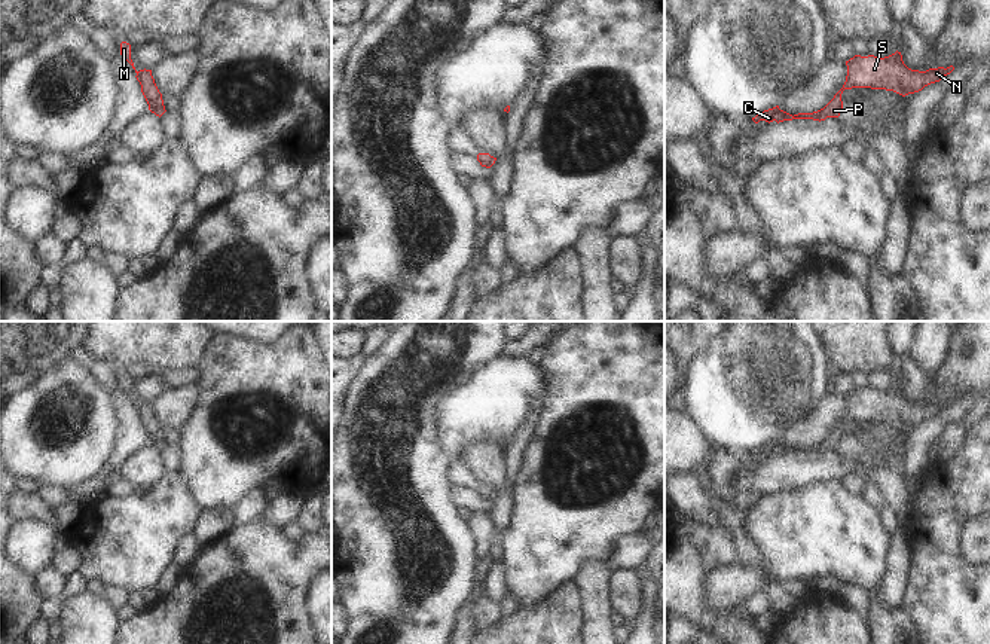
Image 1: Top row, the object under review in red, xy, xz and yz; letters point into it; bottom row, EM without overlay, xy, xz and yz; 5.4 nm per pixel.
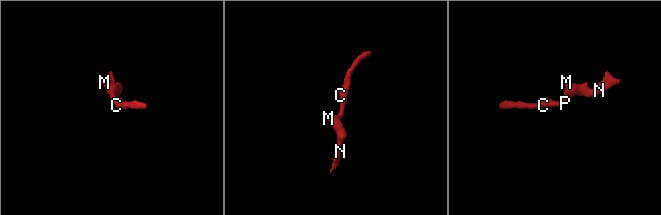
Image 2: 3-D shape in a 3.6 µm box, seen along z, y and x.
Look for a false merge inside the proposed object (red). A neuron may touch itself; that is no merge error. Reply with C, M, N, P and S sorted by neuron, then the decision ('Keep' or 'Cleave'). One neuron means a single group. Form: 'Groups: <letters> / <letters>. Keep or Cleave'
Groups: C M N P S. Keep.

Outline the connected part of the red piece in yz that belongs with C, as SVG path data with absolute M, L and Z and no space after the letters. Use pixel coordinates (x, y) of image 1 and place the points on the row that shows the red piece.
M895 52L889 57L879 58L874 55L861 57L855 55L849 61L847 76L843 88L834 95L834 98L821 110L813 113L789 115L779 109L779 106L758 113L752 120L773 122L792 120L792 119L813 119L825 120L826 117L838 117L843 109L841 94L844 89L852 88L871 88L893 91L902 97L922 91L925 86L939 82L944 76L950 74L954 67L947 68L929 68L926 71L911 70L904 61L901 52Z

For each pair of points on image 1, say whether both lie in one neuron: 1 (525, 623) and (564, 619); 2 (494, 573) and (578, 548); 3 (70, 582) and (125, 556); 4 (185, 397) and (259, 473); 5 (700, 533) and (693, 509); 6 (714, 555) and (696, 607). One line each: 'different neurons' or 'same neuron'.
1: same neuron
2: different neurons
3: different neurons
4: different neurons
5: different neurons
6: different neurons

